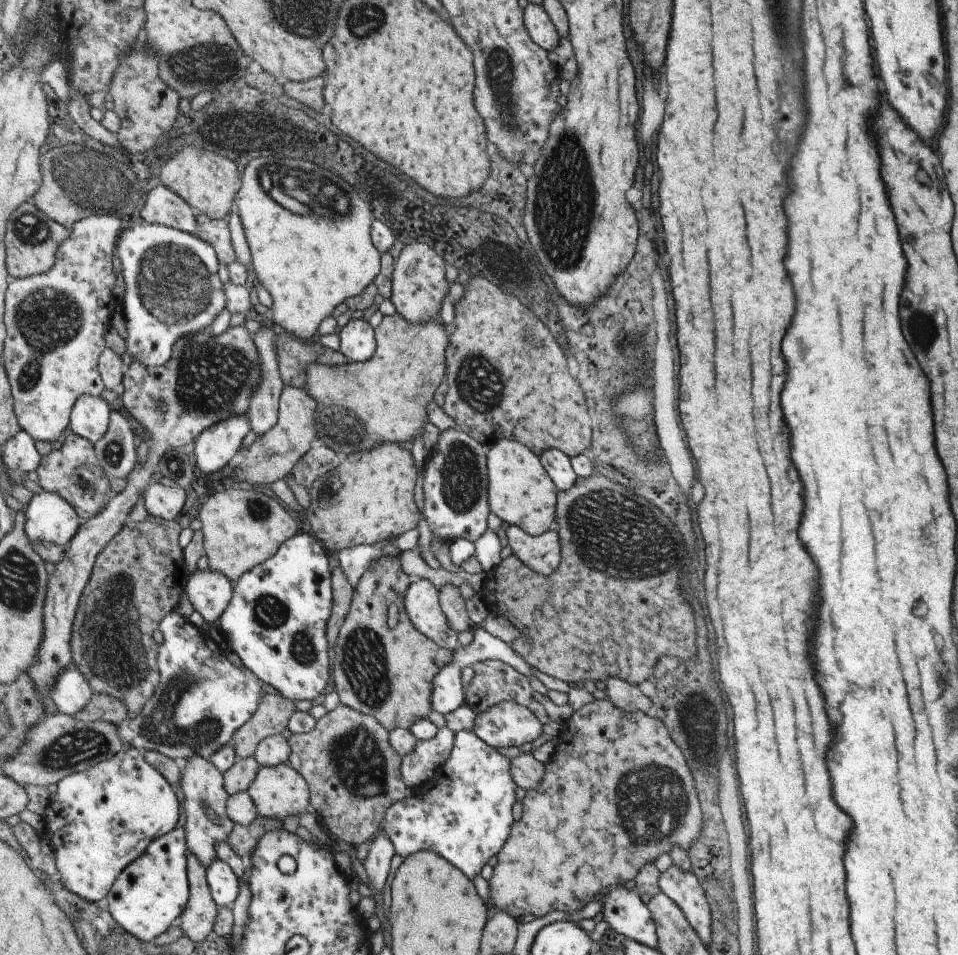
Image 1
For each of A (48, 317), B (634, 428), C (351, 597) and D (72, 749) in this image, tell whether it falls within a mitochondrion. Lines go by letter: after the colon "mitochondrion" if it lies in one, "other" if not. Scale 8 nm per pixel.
A: mitochondrion
B: mitochondrion
C: other
D: mitochondrion

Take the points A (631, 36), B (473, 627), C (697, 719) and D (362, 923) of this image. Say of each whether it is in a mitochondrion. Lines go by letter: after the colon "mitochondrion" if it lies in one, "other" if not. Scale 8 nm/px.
A: other
B: other
C: mitochondrion
D: other

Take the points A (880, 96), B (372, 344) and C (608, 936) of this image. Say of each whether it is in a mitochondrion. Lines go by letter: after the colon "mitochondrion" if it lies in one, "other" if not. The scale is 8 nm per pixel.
A: other
B: other
C: other

